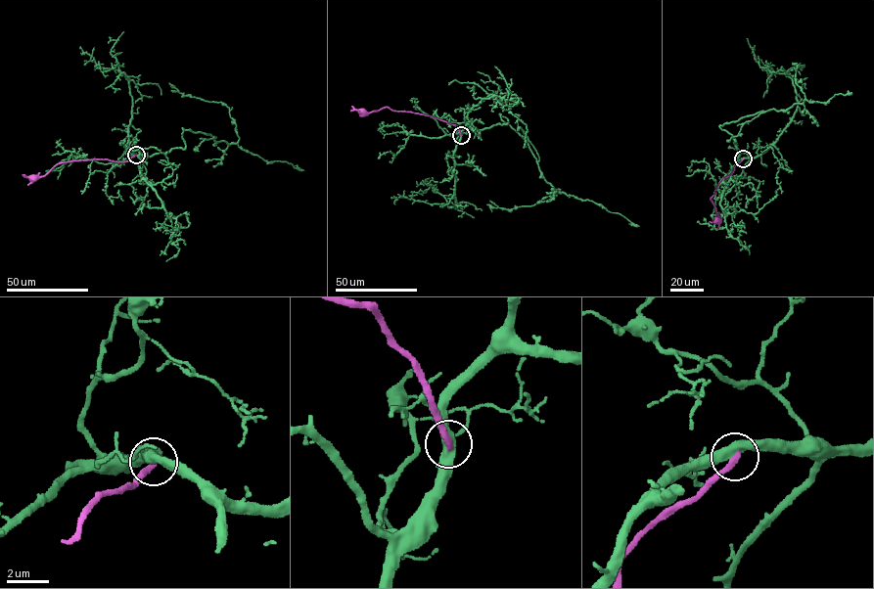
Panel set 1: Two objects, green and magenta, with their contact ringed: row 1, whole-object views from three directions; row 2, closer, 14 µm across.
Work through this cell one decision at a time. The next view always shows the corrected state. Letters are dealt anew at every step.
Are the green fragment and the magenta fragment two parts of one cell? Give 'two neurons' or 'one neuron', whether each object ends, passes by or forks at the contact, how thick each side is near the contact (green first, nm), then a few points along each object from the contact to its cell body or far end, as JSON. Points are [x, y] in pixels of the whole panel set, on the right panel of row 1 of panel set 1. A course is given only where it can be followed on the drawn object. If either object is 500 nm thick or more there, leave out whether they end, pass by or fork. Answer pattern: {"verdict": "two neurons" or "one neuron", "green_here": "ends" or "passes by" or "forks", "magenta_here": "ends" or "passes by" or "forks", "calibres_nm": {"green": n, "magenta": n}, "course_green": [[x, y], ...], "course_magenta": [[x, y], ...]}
{"verdict": "two neurons", "green_here": "passes by", "magenta_here": "ends", "calibres_nm": {"green": 480, "magenta": 320}, "course_green": [[743, 158], [737, 160], [733, 136], [719, 125], [803, 103], [795, 78], [803, 67], [792, 63]], "course_magenta": [[743, 158], [720, 181], [711, 199], [717, 219]]}

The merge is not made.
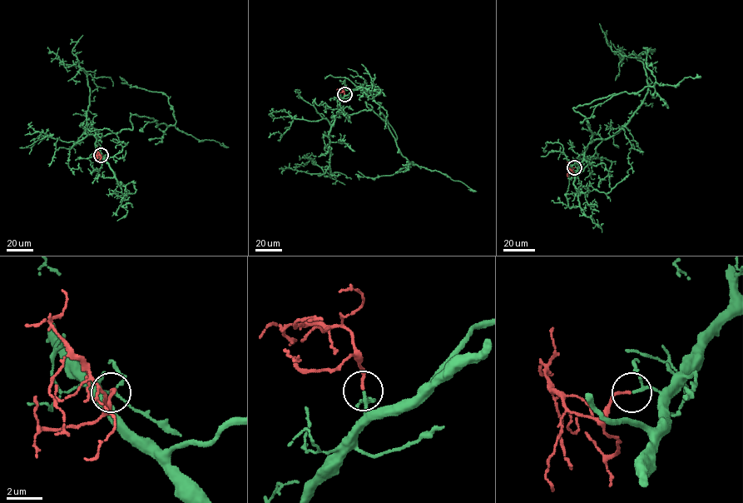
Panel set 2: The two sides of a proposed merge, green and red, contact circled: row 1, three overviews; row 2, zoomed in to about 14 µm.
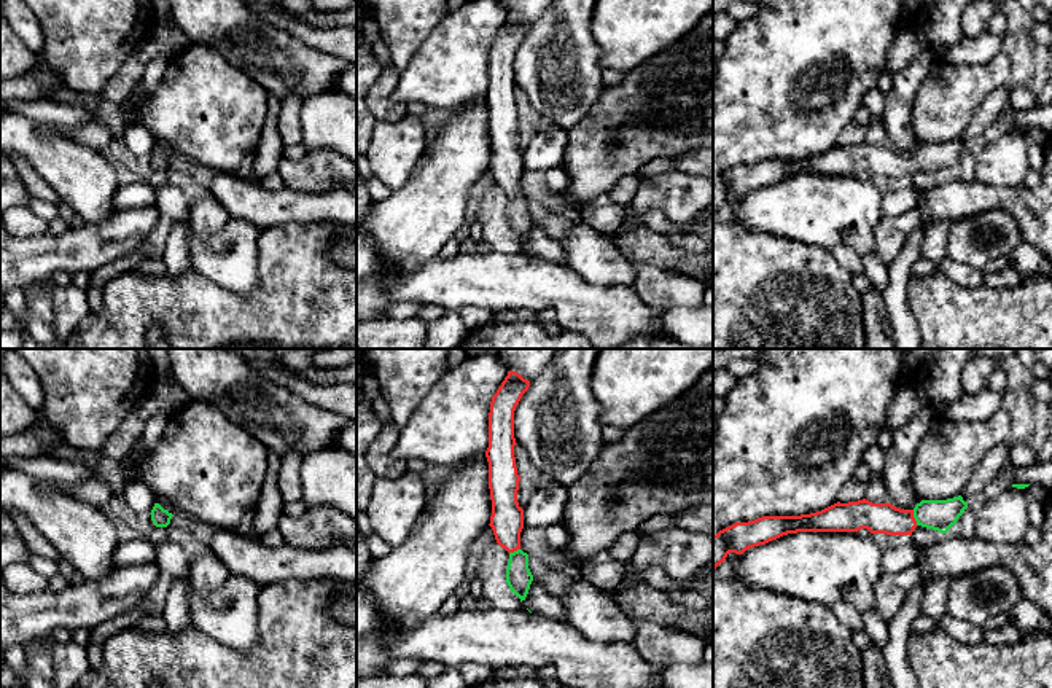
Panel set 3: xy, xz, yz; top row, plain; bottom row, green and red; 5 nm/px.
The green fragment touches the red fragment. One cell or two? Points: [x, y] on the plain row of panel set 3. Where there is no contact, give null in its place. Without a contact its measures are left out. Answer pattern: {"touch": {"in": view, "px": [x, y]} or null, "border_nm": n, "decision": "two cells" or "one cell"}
{"touch": {"in": "yz", "px": [914, 160]}, "border_nm": 80, "decision": "one cell"}

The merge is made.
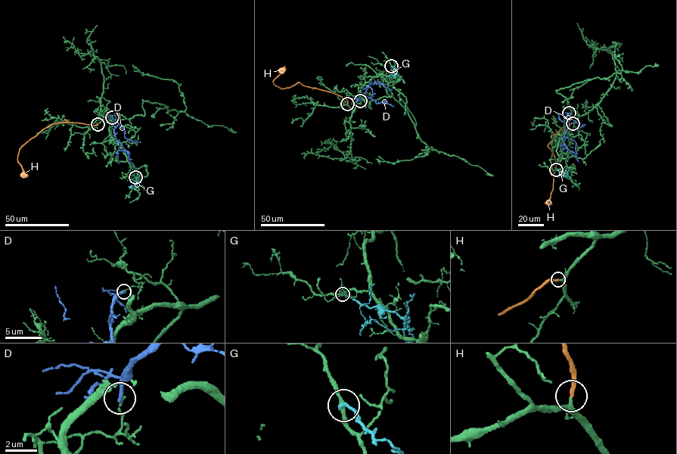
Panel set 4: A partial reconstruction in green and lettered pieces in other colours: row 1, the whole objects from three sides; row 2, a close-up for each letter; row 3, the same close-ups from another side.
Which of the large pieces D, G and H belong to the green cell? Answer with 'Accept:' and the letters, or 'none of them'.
Accept: H

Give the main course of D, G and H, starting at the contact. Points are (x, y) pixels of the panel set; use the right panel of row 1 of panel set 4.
D: (569, 113), (567, 120), (569, 126), (562, 139), (579, 162)
G: (556, 170), (566, 173), (568, 178), (567, 175)
H: (572, 123), (556, 134), (548, 144), (556, 163), (553, 190), (550, 198), (545, 203)

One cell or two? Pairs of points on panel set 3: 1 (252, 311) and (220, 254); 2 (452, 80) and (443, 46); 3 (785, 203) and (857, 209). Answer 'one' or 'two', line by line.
1: two
2: one
3: one

